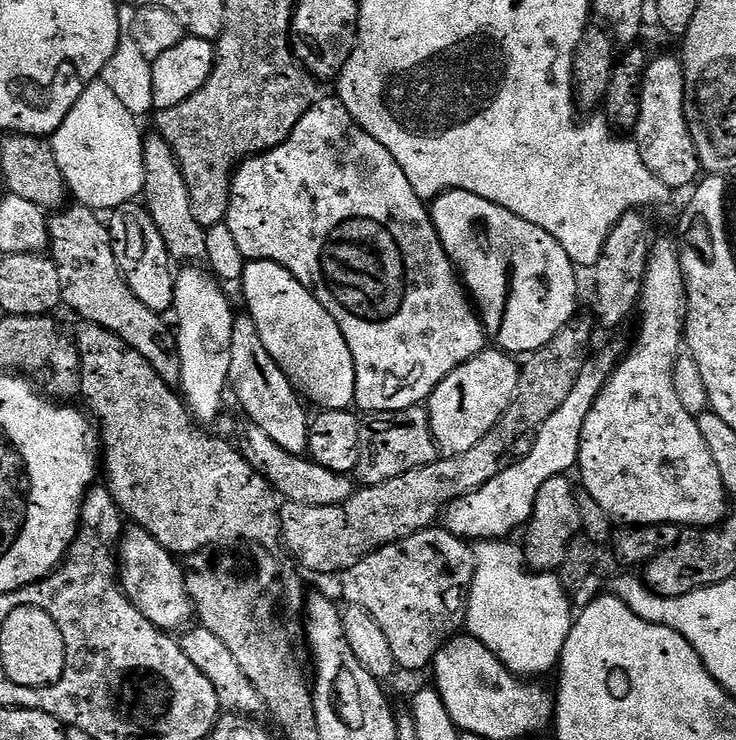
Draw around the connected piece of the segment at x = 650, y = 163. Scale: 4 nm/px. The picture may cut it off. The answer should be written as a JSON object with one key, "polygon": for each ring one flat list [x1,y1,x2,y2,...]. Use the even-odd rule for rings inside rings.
{"polygon":[[653,57,643,75,638,122,632,129,642,162,669,190,694,184,702,170,685,120,685,86,684,65,679,57]]}

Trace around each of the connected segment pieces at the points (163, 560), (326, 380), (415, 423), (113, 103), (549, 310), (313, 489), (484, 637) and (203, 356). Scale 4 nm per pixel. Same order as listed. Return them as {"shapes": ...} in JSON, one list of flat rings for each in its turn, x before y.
{"shapes":[[[132,526,120,538,118,549,120,587,128,595,129,602,155,628,169,634,176,634,187,629,194,620,194,609,188,593,186,572,176,563,178,563,177,557,173,553,167,552,146,530]],[[269,260,247,261,242,287,248,303,247,315,254,318,254,326,258,326,270,358,278,362,282,374,286,374,301,397,309,405,317,404,315,407,320,410,351,409,356,402,354,358,350,346,346,346,346,338,342,338,342,330,338,330,338,322,334,322,326,306,290,270]],[[427,407,407,408,395,412,394,418,384,414,361,423,358,466,354,476,364,486,381,484,390,478,398,478,398,474,406,474,406,470,418,470,418,466,426,466,437,459,438,449]],[[103,79,95,80,95,82,86,86,86,90,80,95,78,102,74,102,70,114,66,114,62,126,58,126,58,130,52,133,50,137,50,143,54,150,54,158,58,162,58,170,62,170,62,178,68,183,69,193,74,197,75,203,85,204,87,208,93,210,111,210,123,204,133,203,143,193,144,157,142,155,142,149,145,133,143,131,140,132,140,124,141,121,134,114,130,114,130,110,126,110,126,106,122,106,121,100,114,95,114,90,110,90,110,86,106,86]],[[466,190,444,192,431,201,430,211,434,230,438,230,446,254,483,319,485,333,496,339,497,349,508,354,537,352,577,315,577,265,573,264,566,250,562,250,558,238,546,234,542,226,534,226,534,222,526,222,526,218,518,218,518,214,510,214,510,210,486,202,486,198,478,198,478,194]],[[248,422,245,425,244,441,239,441,239,451,244,453,256,472,267,478,272,485,272,491,283,497,287,503,302,506,338,506,346,503,358,491,351,475,326,470,326,466,318,466,311,458,290,454,282,450,278,442,263,433,257,424]],[[481,540,475,545,476,569,468,595,467,635,486,646,515,676,544,678,560,663,562,646,572,629,574,608,559,575,534,572,524,562,519,543]],[[184,266,184,268,175,273,176,278,176,289,174,290,174,302,172,303,174,309,174,317,176,316,176,324,175,327,178,331,175,333,176,338,176,349,178,350,178,354,180,355,180,382,178,385,179,391,182,393,182,399,185,404,188,406,188,411,192,413,193,417,201,425,208,426,208,423,211,420,216,420,220,416,220,407,224,404,224,388,229,387,228,375,230,374,230,338,234,335,234,322,236,321,236,316,234,315,234,311,232,312,232,304,228,301,228,296,223,292,221,281,217,280,215,276,212,275,211,271,205,270,200,266]]]}

